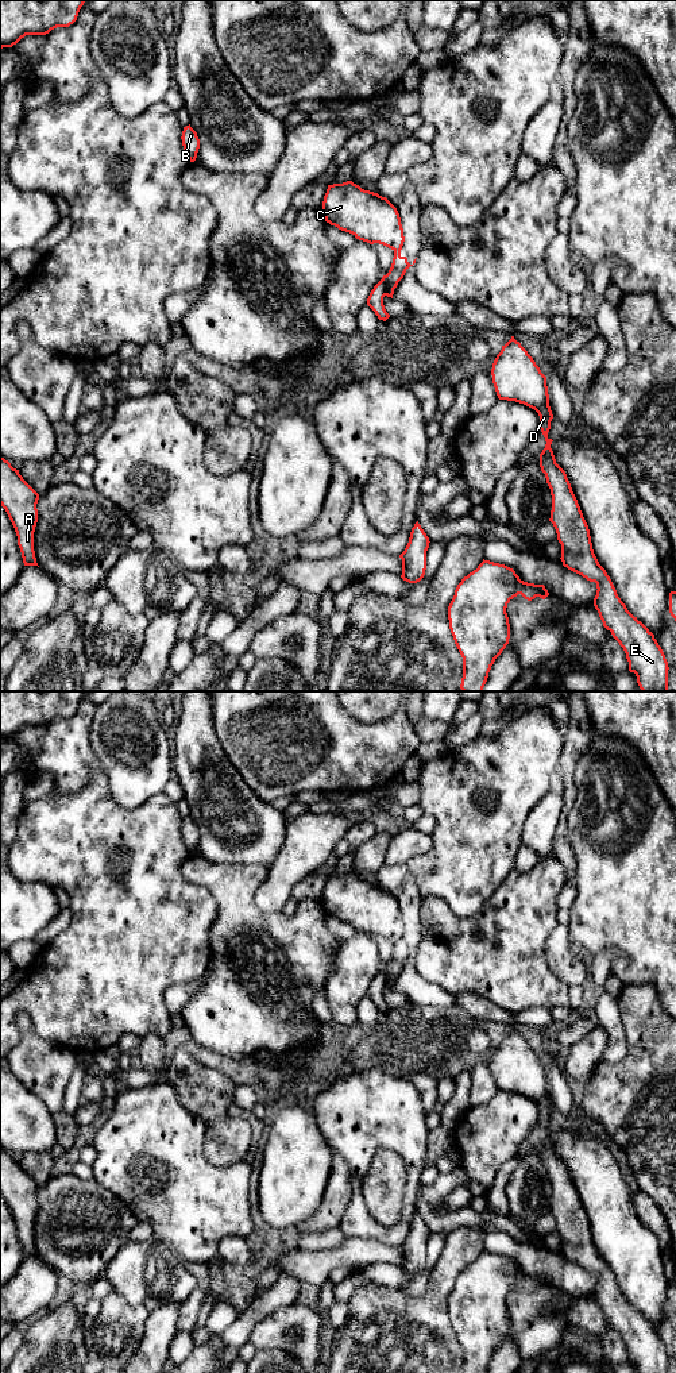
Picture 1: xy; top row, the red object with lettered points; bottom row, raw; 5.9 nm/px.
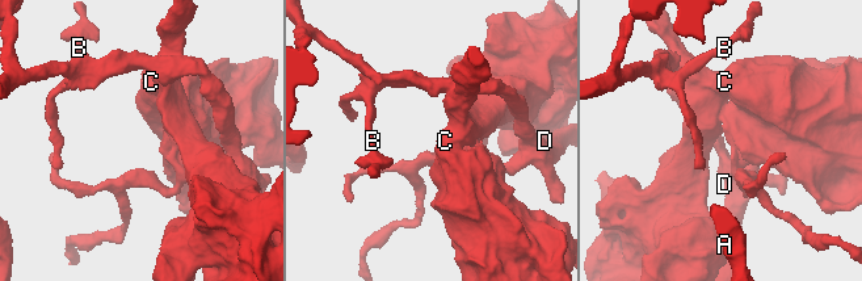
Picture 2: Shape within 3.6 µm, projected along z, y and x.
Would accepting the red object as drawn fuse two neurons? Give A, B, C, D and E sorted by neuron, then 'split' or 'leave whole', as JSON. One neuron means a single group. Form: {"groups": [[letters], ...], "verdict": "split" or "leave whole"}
{"groups": [["A", "B", "C", "D", "E"]], "verdict": "leave whole"}

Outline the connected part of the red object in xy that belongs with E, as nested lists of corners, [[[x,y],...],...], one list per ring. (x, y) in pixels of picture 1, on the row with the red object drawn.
[[[511,339],[502,346],[492,369],[492,383],[499,400],[515,401],[534,409],[540,416],[538,428],[545,437],[540,467],[552,495],[549,521],[561,544],[561,562],[568,570],[596,583],[594,606],[603,626],[619,643],[629,662],[629,671],[637,676],[642,691],[668,691],[668,662],[654,635],[634,617],[621,601],[617,590],[599,564],[591,543],[590,529],[572,491],[565,471],[556,463],[548,437],[553,419],[549,406],[546,377],[533,358]]]

